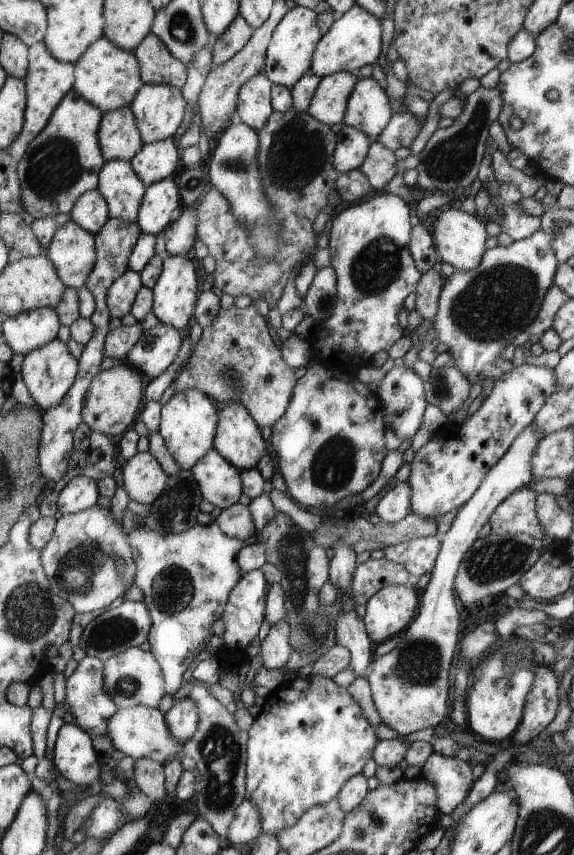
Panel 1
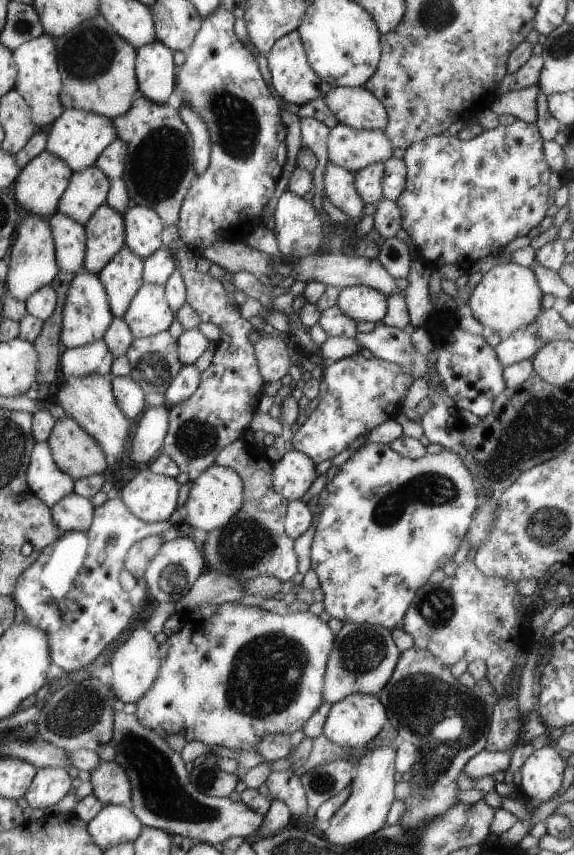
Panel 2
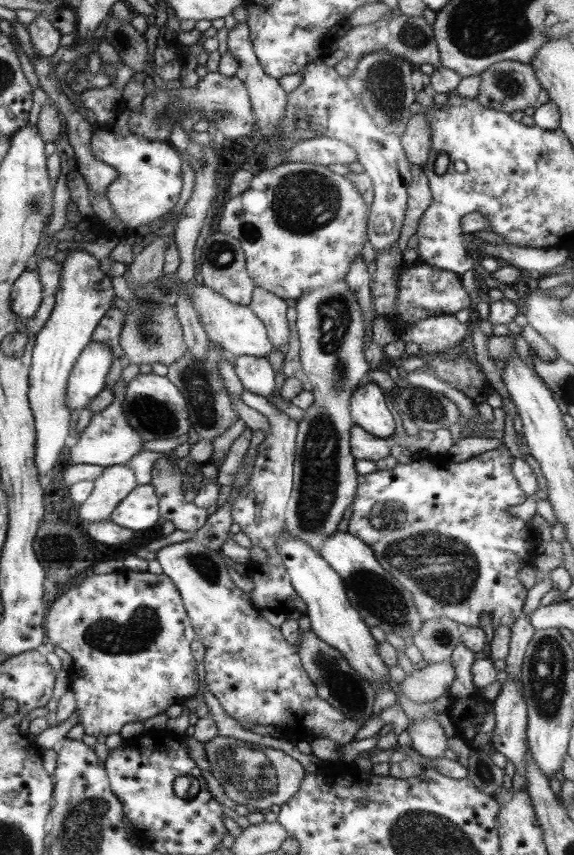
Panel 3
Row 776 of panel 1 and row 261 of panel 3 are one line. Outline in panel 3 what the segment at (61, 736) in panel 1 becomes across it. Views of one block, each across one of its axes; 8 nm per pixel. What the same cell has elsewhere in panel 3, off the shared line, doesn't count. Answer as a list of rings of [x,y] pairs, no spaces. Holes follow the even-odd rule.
[[[77,249],[64,250],[67,254],[65,261],[60,263],[59,285],[54,295],[54,306],[51,310],[49,319],[43,324],[41,330],[35,335],[32,347],[34,358],[31,358],[30,370],[30,397],[31,407],[34,412],[35,422],[35,444],[34,444],[34,467],[38,476],[47,474],[53,468],[53,464],[58,457],[63,454],[63,444],[69,432],[69,420],[72,412],[65,406],[66,403],[66,384],[69,373],[77,361],[81,350],[91,342],[93,329],[97,327],[105,312],[109,311],[111,299],[114,292],[110,289],[109,280],[101,273],[98,260],[86,251]]]

